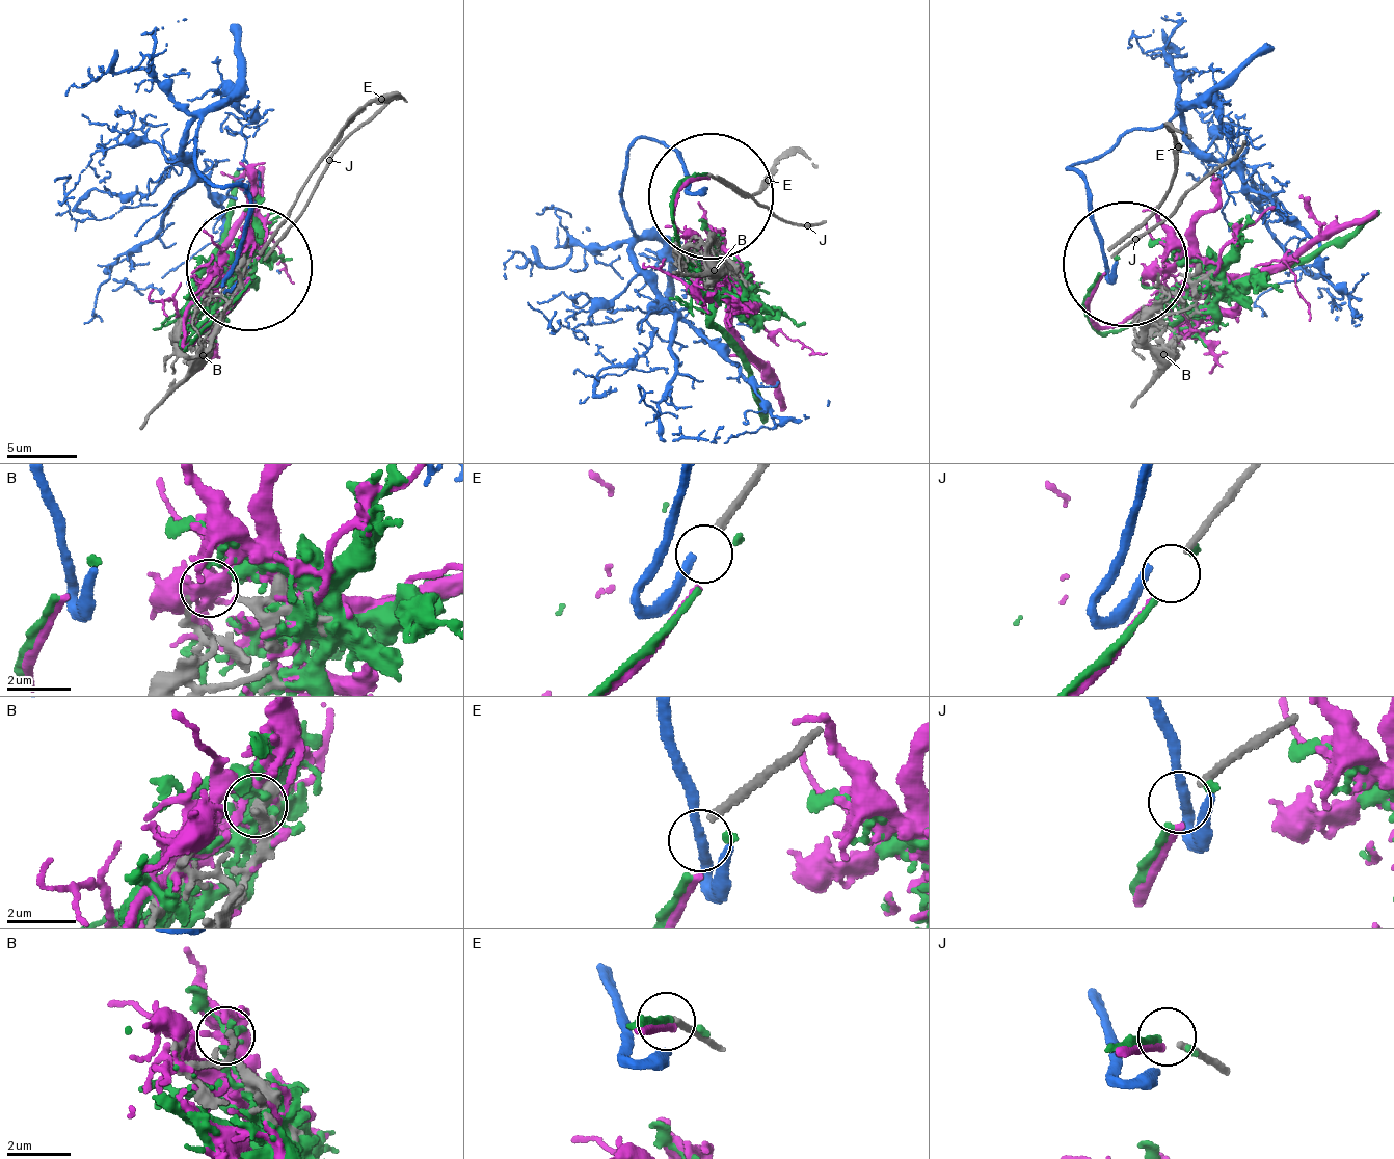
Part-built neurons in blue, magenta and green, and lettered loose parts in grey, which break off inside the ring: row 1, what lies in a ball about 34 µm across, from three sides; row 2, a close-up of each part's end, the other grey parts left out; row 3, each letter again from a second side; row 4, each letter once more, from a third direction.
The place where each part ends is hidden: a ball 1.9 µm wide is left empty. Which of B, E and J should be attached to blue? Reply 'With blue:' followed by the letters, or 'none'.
With blue: none

